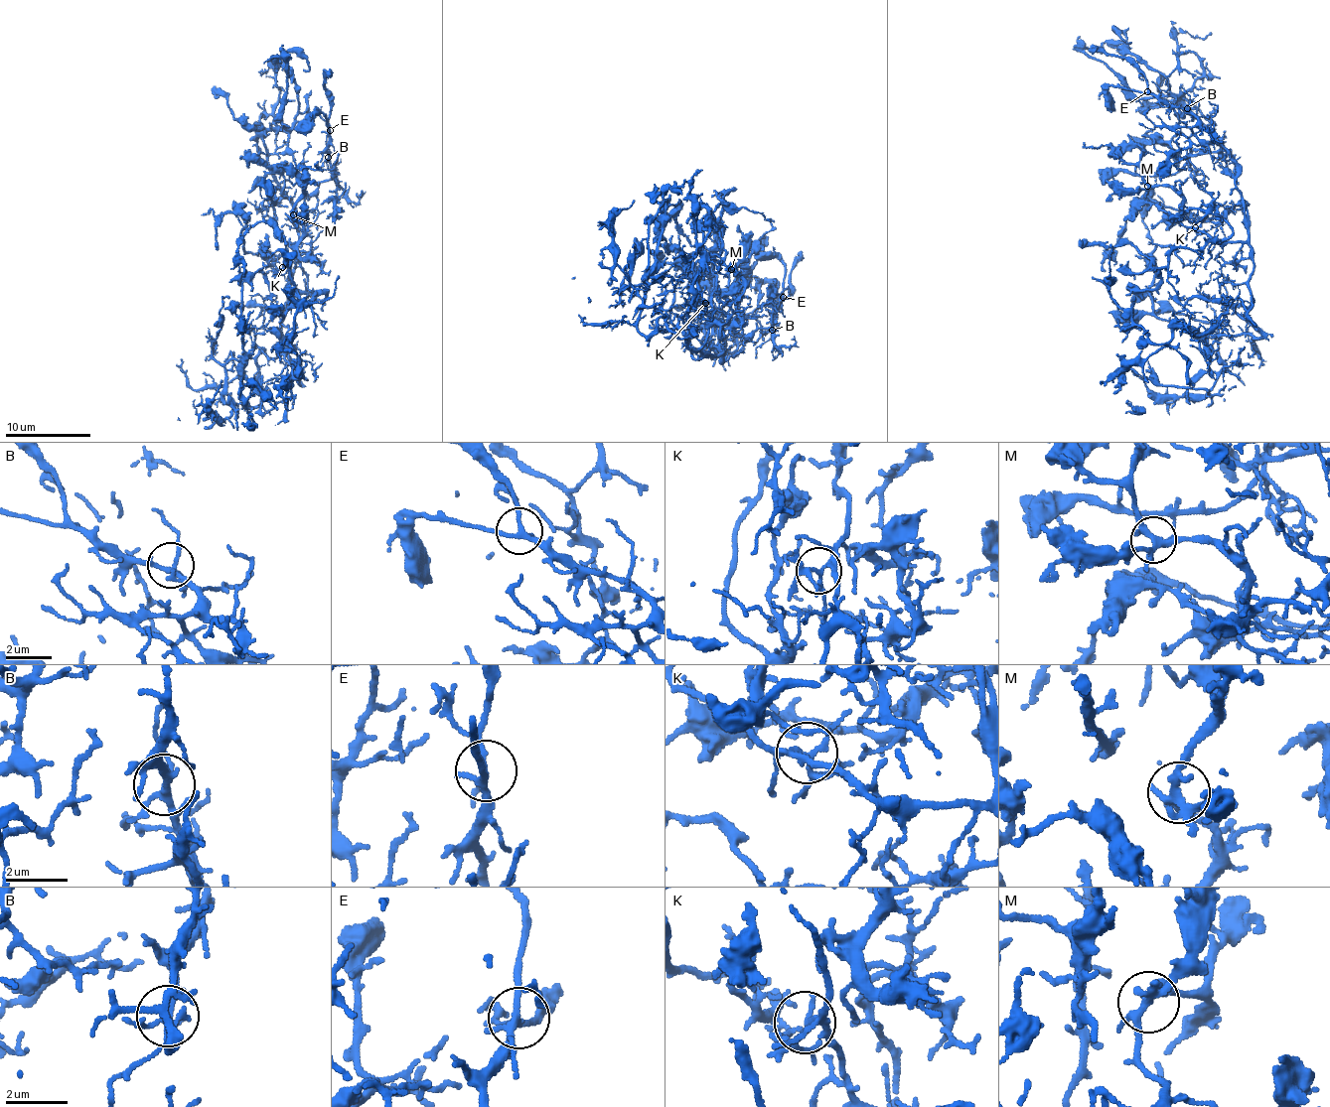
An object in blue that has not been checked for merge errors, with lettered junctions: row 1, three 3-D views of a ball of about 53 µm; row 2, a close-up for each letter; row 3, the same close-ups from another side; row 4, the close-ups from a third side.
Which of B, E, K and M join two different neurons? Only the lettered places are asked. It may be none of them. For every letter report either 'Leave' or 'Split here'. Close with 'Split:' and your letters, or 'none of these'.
B: Leave
E: Leave
K: Leave
M: Leave
Split: none of these

